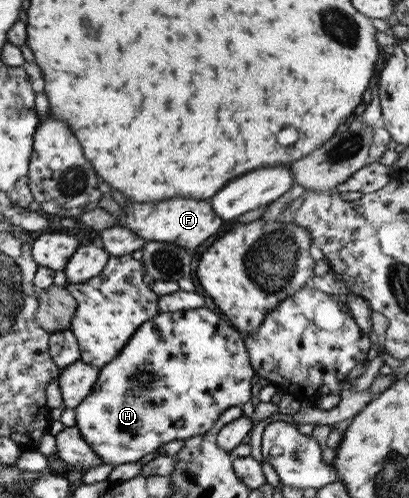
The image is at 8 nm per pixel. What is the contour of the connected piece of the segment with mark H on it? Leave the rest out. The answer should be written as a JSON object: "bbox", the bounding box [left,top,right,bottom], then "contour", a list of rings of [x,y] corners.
{"bbox":[74,307,255,465],"contour":[[[205,307],[189,309],[185,311],[173,311],[158,313],[155,317],[141,323],[136,332],[127,340],[121,351],[111,361],[101,366],[98,370],[97,378],[90,393],[87,394],[75,407],[74,426],[80,431],[81,437],[90,445],[95,455],[102,459],[102,463],[111,465],[121,465],[121,463],[133,463],[143,455],[156,451],[164,443],[169,443],[174,439],[186,440],[193,436],[204,436],[206,431],[213,427],[220,413],[230,406],[241,406],[251,399],[251,387],[255,373],[249,363],[249,356],[242,340],[242,334],[235,328],[227,325],[217,313],[213,313]]]}

